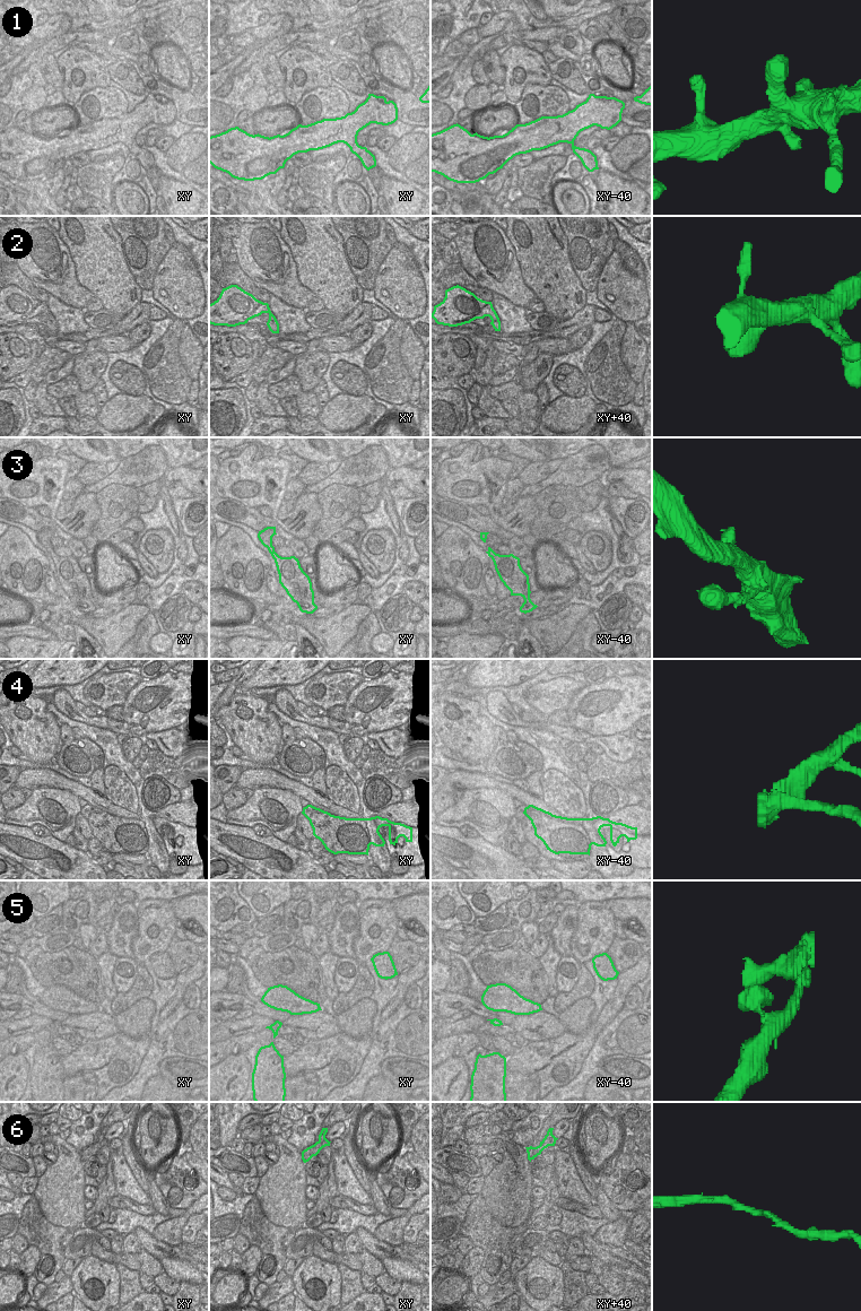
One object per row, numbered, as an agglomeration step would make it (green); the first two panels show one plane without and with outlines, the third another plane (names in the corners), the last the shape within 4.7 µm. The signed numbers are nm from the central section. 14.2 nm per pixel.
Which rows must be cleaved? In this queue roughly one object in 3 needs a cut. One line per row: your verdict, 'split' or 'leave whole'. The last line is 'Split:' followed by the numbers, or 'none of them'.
1: leave whole
2: leave whole
3: leave whole
4: split
5: leave whole
6: leave whole
Split: 4

